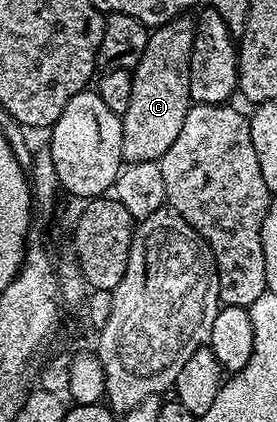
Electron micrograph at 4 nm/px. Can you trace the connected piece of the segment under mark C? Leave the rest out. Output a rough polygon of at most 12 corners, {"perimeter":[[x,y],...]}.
{"perimeter":[[195,27],[149,33],[120,119],[125,163],[159,162],[190,96]]}

